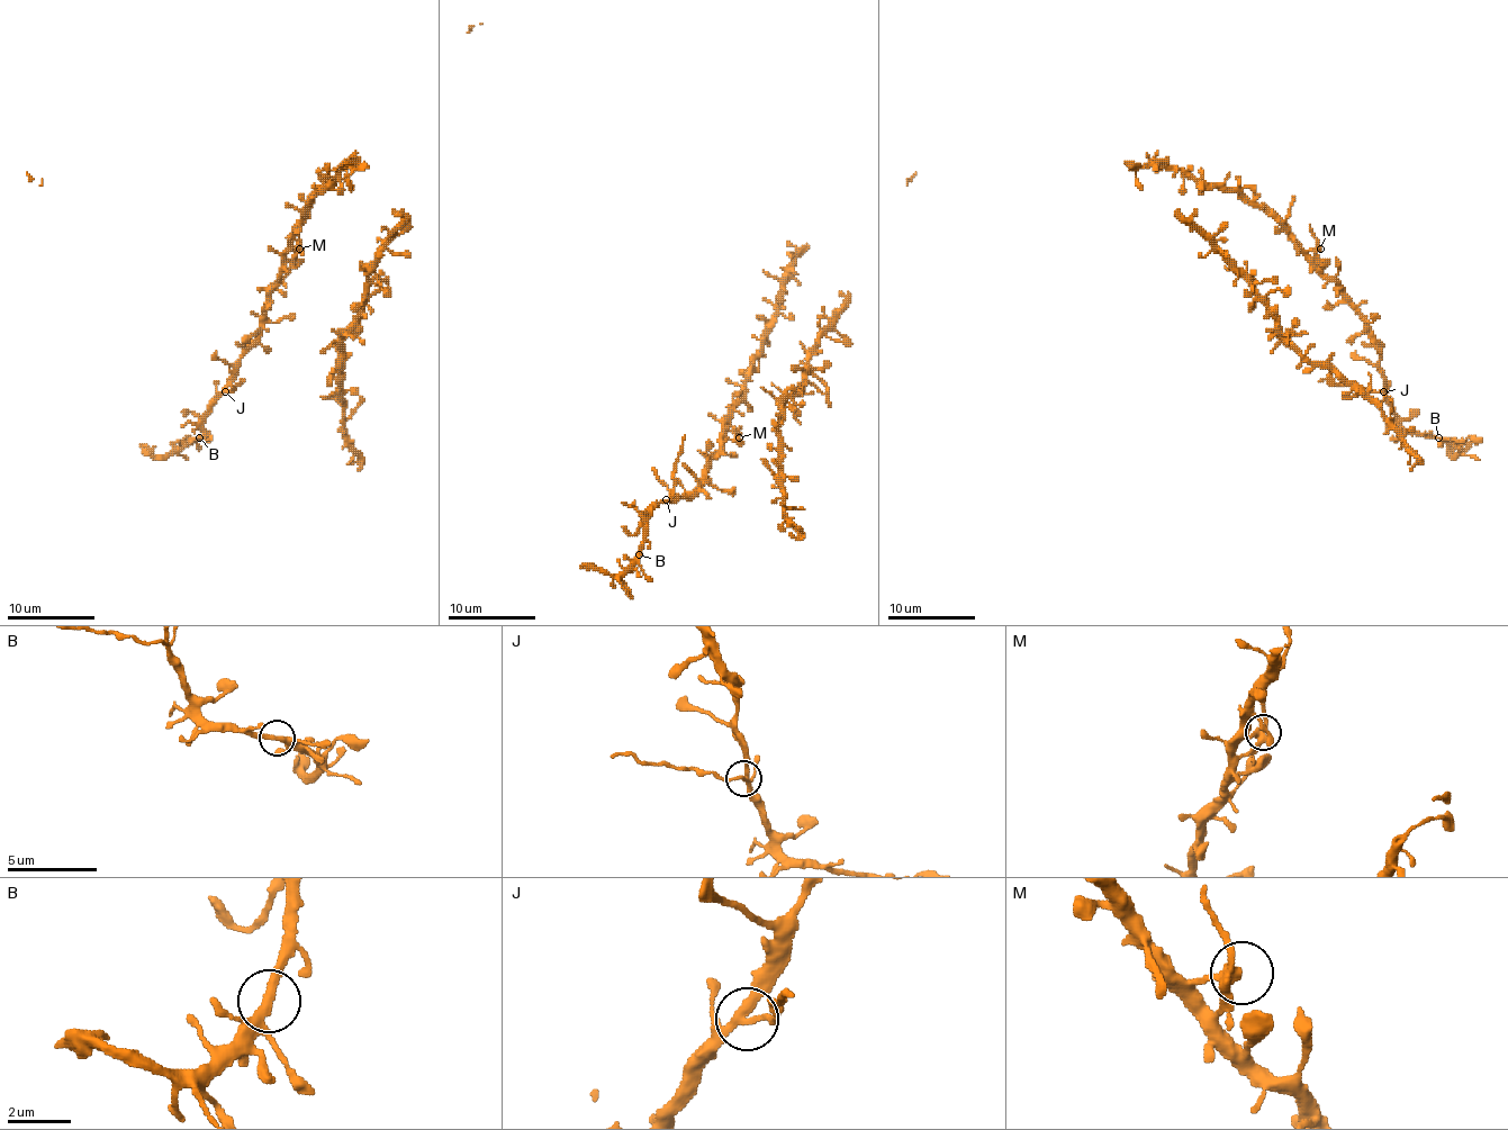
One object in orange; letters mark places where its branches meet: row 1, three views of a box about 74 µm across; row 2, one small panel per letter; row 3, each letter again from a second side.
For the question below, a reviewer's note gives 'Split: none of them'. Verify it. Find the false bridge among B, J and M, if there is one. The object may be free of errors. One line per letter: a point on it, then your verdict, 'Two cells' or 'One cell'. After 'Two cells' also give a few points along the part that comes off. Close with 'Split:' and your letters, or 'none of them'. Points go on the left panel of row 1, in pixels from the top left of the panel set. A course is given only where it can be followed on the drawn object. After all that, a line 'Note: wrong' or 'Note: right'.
B: Place: (199, 437). One cell
J: Place: (225, 391). Two cells. Course of the part to remove: (225, 392), (232, 392), (242, 379), (244, 381)
M: Place: (299, 249). One cell
Split: J
Note: wrong

